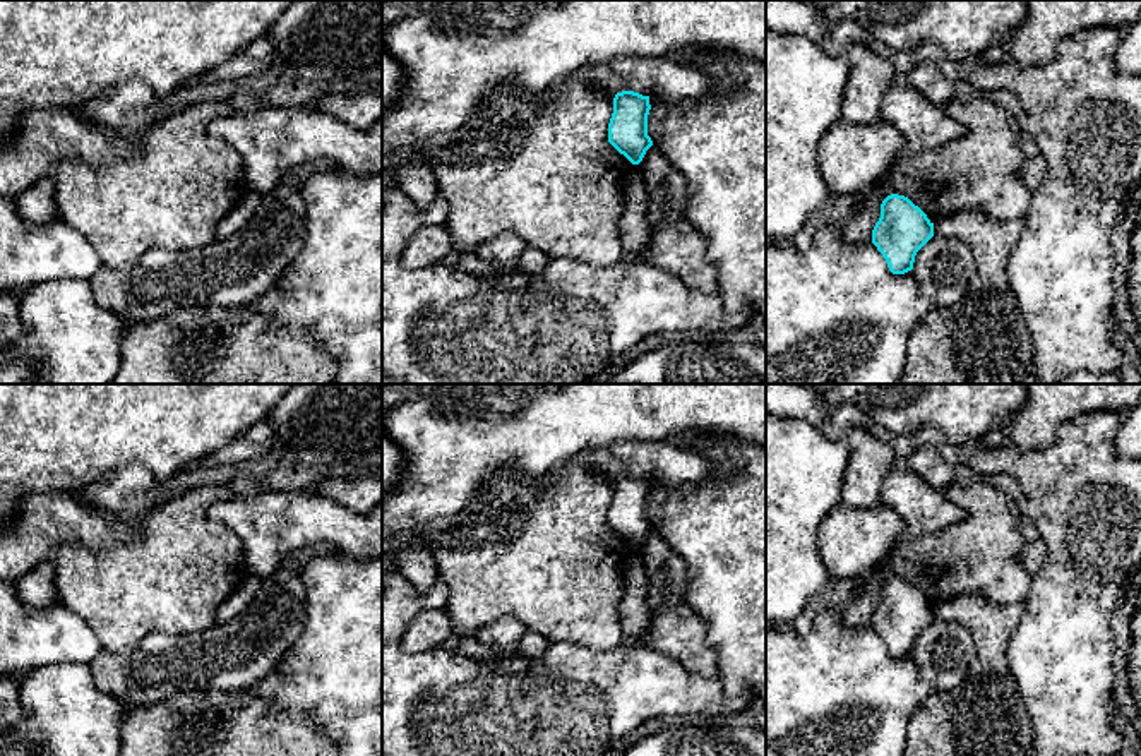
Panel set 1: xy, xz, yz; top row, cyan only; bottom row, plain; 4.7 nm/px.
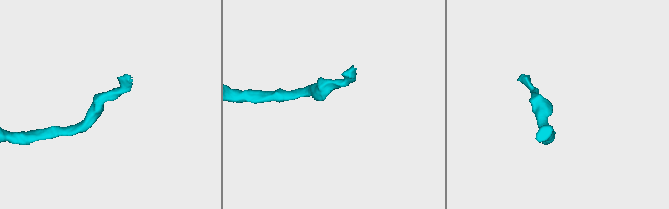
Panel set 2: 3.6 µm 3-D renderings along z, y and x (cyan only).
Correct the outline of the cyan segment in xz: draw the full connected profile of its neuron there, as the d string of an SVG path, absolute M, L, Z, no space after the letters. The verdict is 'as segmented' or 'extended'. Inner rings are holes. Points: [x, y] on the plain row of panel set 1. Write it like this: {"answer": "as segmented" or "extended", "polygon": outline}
{"answer": "as segmented", "polygon": "M634 475L617 477L608 507L608 526L632 549L639 549L653 530L648 519L649 480Z"}

